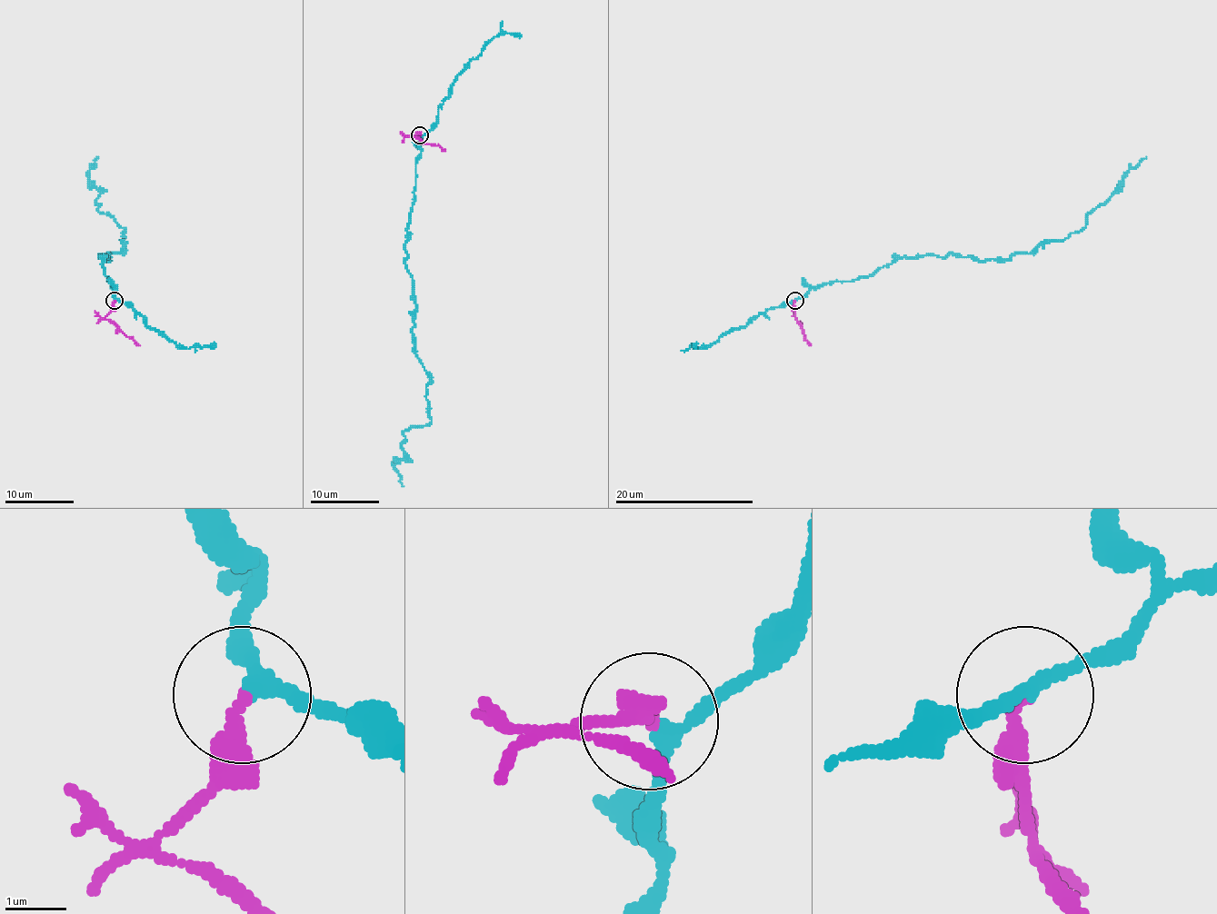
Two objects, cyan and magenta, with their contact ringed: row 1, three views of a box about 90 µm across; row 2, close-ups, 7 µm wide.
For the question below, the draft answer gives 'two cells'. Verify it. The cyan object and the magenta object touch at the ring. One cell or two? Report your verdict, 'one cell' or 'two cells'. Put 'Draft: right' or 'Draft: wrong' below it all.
two cells
Draft: right

